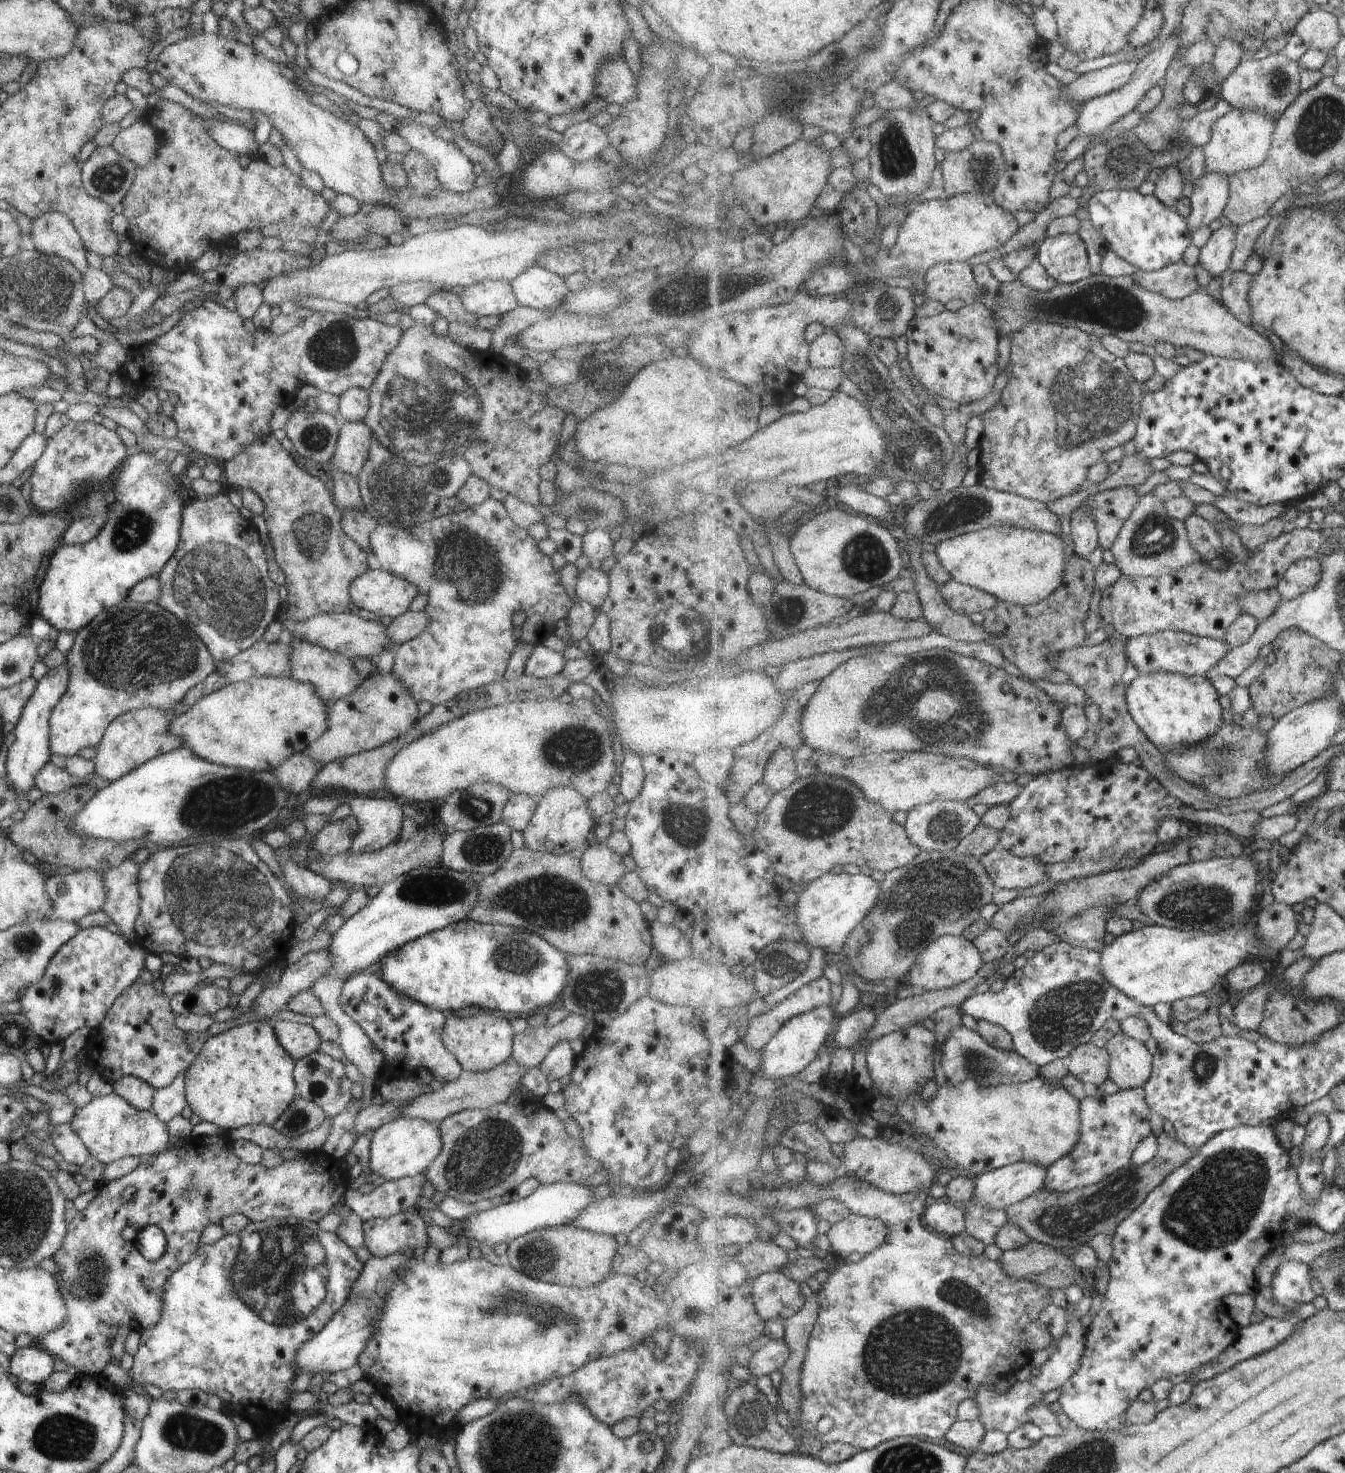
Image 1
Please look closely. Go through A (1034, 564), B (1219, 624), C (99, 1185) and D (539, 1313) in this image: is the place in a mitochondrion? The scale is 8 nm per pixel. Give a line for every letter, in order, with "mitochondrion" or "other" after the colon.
A: other
B: other
C: other
D: mitochondrion

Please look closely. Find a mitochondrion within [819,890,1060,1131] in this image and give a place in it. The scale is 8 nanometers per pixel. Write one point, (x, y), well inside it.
(985, 1068)

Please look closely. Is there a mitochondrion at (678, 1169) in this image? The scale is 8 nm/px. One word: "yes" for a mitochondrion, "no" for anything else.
no

